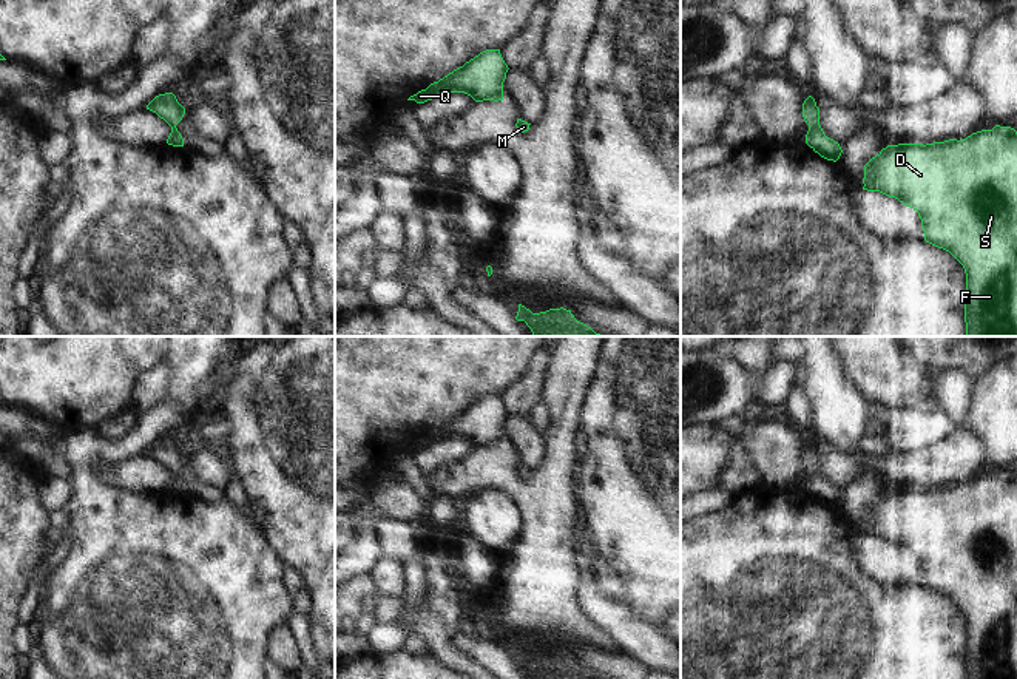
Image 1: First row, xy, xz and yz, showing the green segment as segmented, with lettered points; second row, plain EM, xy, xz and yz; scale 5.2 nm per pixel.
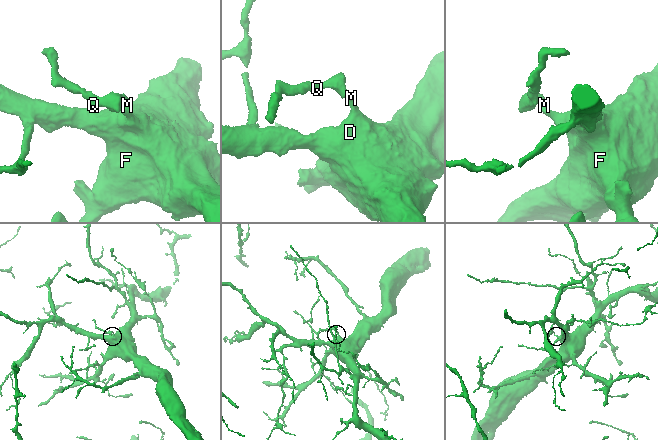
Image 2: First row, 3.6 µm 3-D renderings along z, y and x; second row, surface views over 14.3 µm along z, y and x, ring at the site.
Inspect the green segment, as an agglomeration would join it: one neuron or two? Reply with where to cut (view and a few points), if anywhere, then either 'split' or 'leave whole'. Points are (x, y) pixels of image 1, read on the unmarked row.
no cut | leave whole

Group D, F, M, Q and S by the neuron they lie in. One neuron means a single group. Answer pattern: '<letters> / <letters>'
D F M Q S

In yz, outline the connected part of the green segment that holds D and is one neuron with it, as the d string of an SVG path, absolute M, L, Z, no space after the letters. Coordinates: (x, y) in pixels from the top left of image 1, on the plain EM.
M995 471L992 475L972 478L960 486L887 491L864 511L863 529L863 535L880 537L914 554L921 565L924 586L949 597L963 611L966 619L966 679L1017 679L1017 477L1014 474Z

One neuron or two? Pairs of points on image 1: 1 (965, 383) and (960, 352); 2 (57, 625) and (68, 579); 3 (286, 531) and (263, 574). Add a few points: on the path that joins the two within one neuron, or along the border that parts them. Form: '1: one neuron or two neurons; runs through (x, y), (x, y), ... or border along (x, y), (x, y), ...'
1: two neurons; border along (976, 378), (963, 368), (946, 368), (931, 383)
2: one neuron; runs through (68, 614), (68, 590)
3: two neurons; border along (253, 522), (287, 570)

